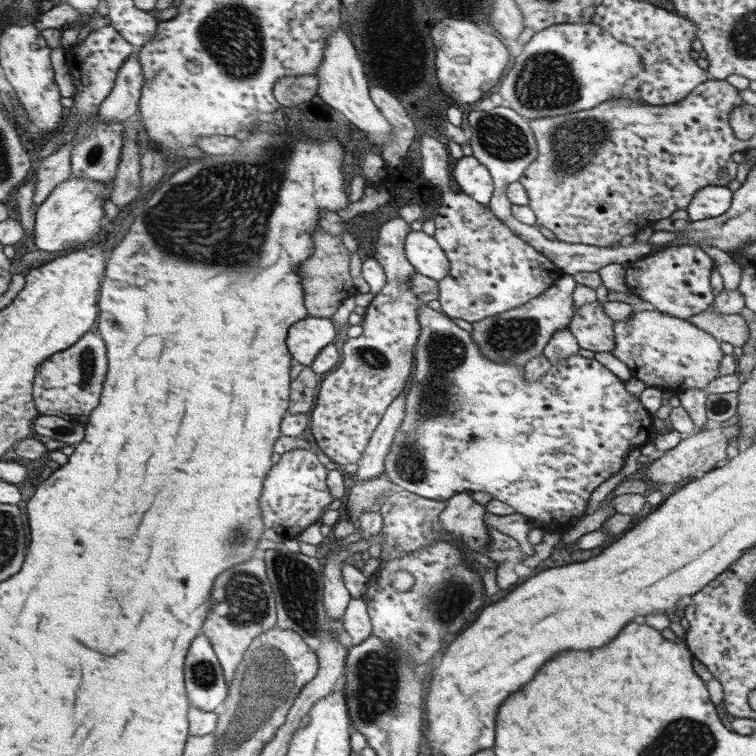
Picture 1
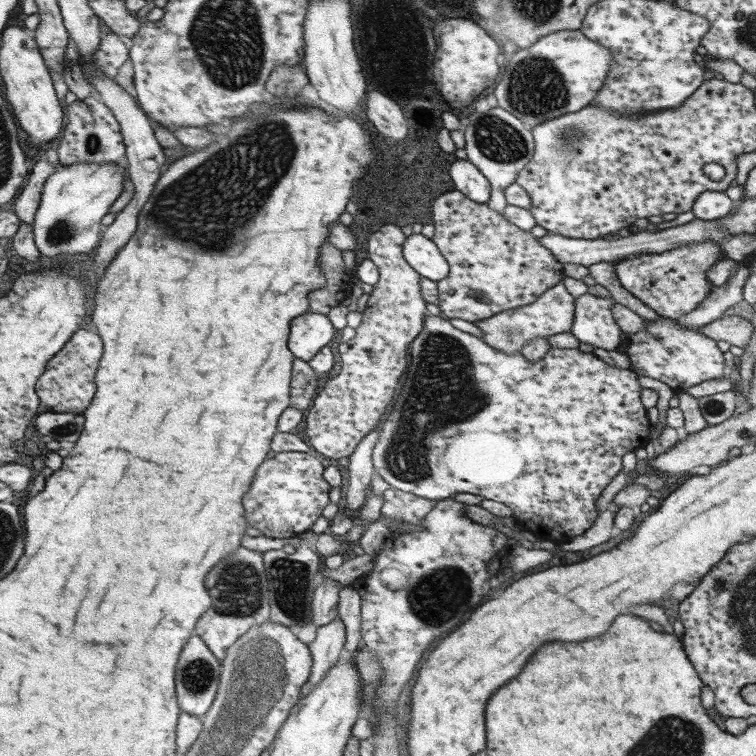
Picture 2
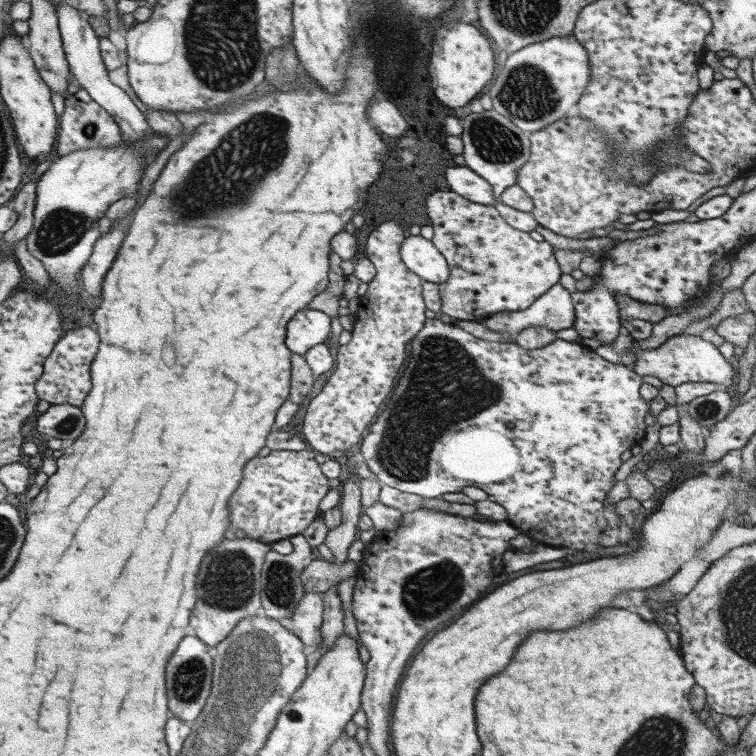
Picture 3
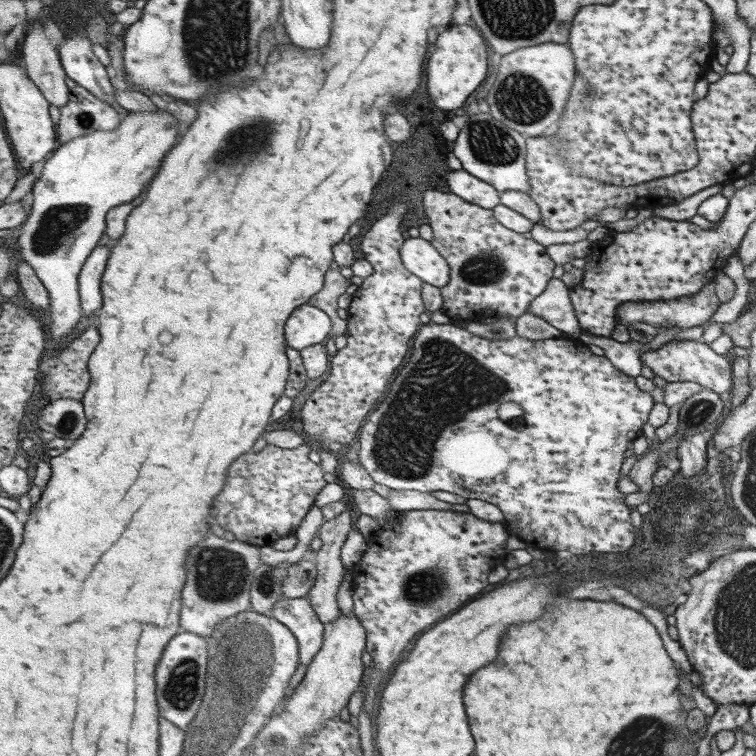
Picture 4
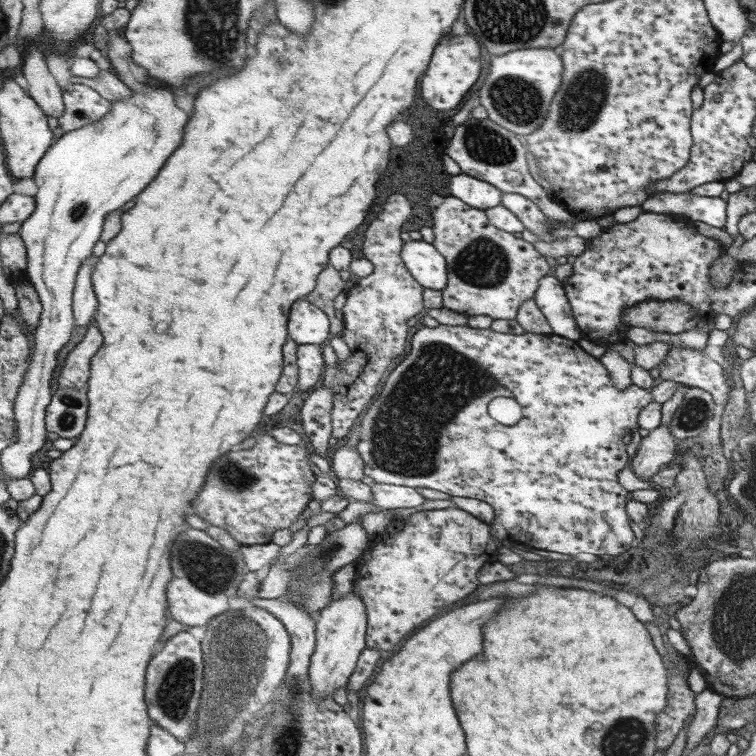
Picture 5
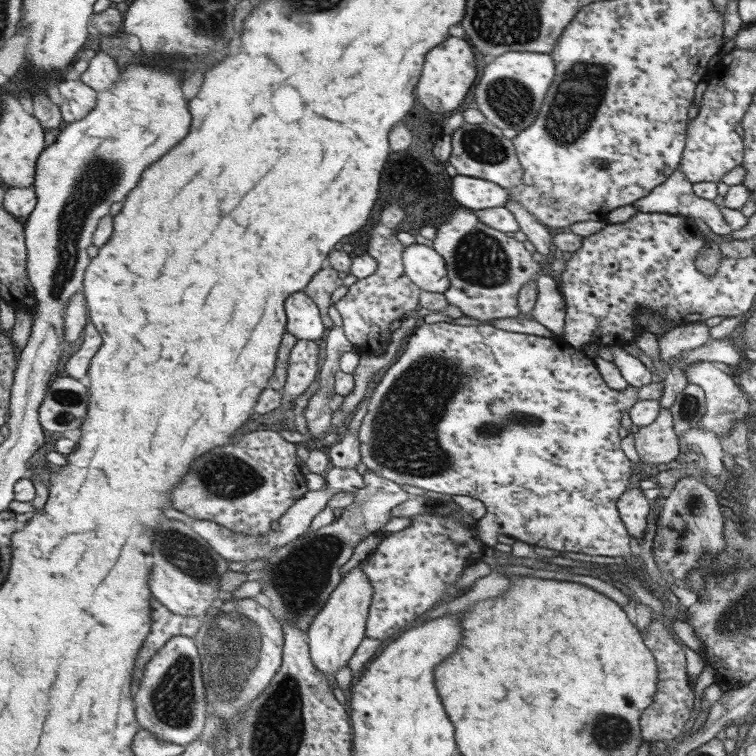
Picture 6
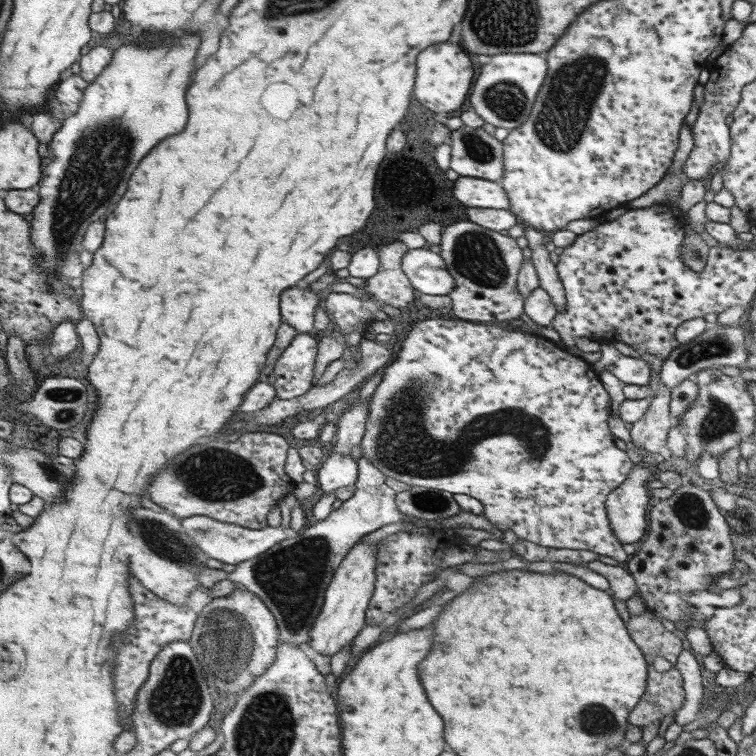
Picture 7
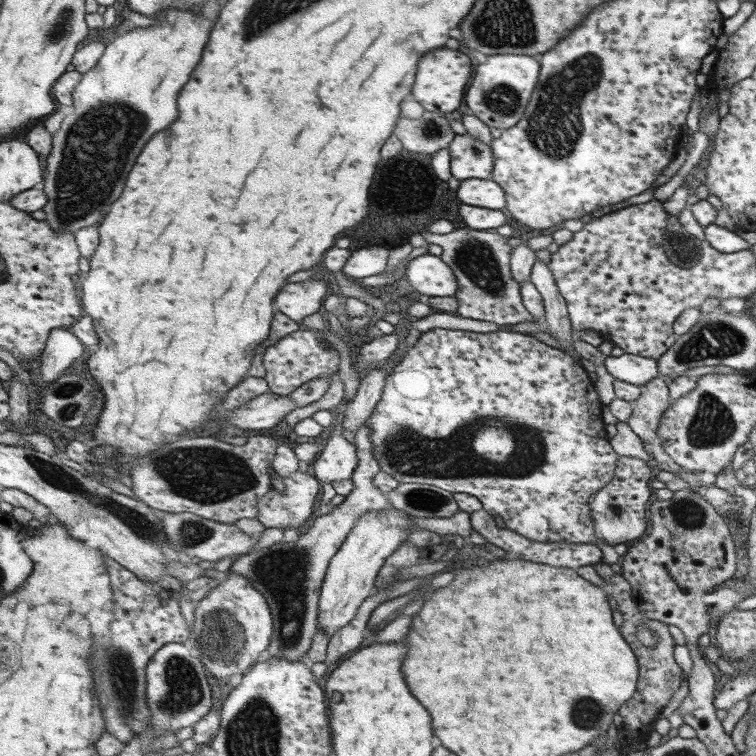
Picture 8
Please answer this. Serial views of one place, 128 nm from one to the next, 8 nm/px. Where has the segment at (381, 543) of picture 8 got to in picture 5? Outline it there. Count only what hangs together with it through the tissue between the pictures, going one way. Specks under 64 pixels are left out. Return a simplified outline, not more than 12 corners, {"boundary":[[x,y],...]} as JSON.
{"boundary":[[354,589],[314,614],[309,683],[322,700],[345,688],[366,647]]}

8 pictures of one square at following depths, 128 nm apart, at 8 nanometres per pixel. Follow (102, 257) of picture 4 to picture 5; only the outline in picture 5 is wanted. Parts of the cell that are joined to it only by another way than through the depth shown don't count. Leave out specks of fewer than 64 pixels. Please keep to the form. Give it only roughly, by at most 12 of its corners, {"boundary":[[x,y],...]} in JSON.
{"boundary":[[91,257],[78,274],[74,313],[79,326],[97,314],[93,273]]}

